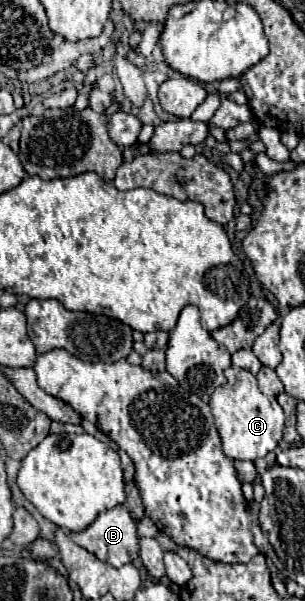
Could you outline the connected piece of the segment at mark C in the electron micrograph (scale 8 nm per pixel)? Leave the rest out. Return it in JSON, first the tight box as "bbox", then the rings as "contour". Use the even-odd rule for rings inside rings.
{"bbox":[209,367,285,461],"contour":[[[229,367],[225,371],[225,377],[227,383],[215,389],[215,393],[209,399],[209,407],[215,417],[215,427],[223,441],[223,453],[231,459],[249,459],[249,461],[265,457],[277,447],[277,443],[283,437],[283,425],[285,425],[283,409],[275,397],[267,397],[259,391],[257,379],[249,371]]]}

